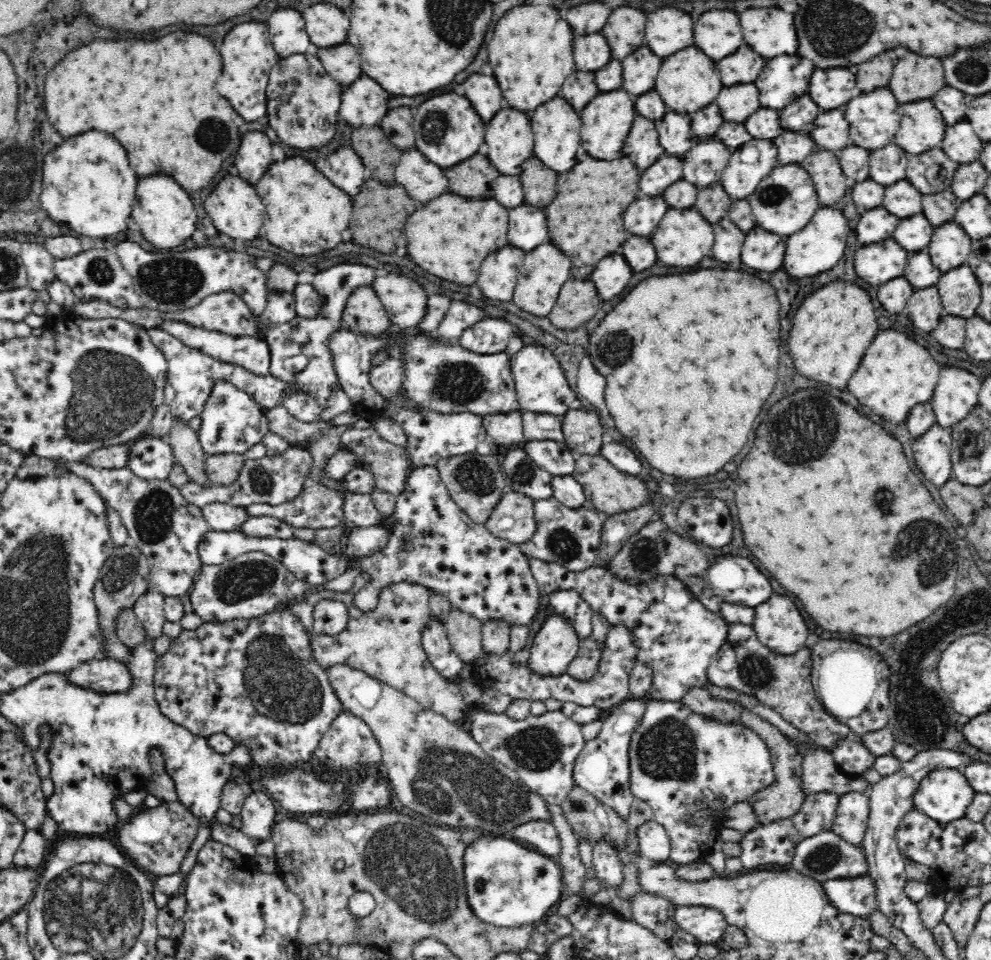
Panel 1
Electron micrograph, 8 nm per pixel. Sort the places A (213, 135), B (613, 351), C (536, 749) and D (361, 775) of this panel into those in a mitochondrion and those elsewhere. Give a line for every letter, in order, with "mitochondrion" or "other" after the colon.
A: mitochondrion
B: mitochondrion
C: mitochondrion
D: other

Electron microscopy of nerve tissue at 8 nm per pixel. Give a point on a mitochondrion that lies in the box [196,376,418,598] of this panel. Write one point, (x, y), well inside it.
(260, 480)

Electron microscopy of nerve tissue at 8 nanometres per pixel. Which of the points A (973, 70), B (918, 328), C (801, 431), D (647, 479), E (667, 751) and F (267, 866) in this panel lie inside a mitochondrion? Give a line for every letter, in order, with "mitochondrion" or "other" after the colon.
A: mitochondrion
B: other
C: mitochondrion
D: other
E: mitochondrion
F: other

